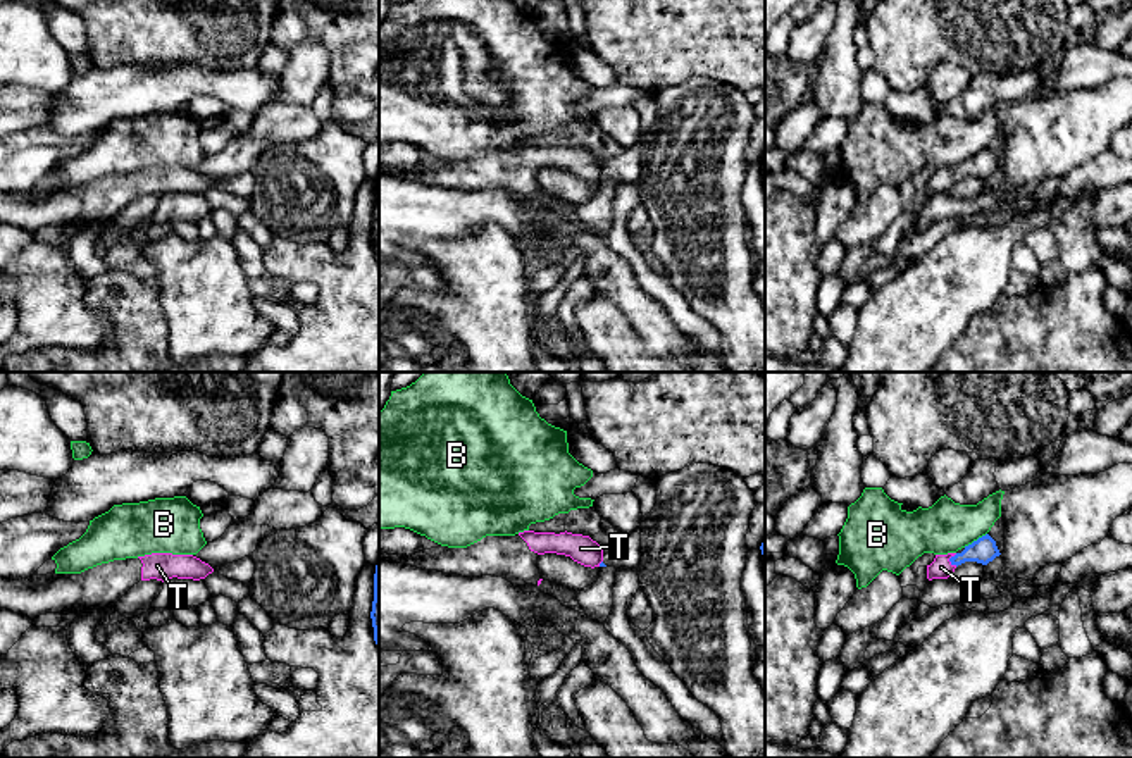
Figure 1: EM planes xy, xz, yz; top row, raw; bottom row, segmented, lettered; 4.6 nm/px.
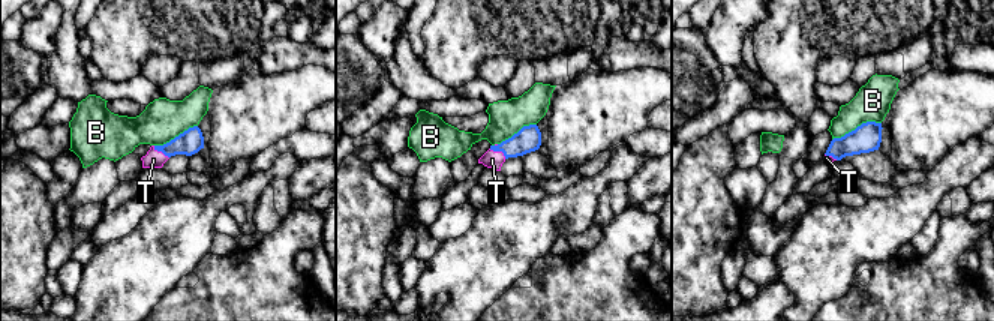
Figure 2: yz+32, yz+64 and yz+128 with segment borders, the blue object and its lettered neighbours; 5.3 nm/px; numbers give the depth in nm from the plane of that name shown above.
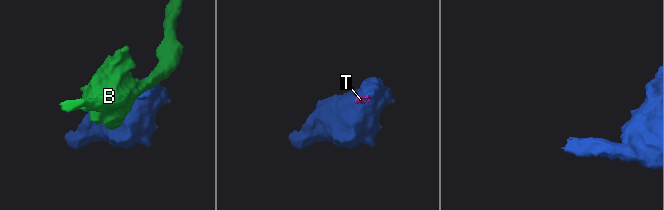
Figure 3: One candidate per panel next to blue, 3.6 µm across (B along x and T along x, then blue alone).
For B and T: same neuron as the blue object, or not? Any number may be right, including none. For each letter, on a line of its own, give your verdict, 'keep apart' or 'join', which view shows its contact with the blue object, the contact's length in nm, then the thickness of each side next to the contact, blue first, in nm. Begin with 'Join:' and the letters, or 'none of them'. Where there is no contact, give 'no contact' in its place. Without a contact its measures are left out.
Join: T
B: keep apart; contact in yz; length 130 nm; calibres 120 and 240 nm
T: join; contact in yz; length 70 nm; calibres 120 and 100 nm

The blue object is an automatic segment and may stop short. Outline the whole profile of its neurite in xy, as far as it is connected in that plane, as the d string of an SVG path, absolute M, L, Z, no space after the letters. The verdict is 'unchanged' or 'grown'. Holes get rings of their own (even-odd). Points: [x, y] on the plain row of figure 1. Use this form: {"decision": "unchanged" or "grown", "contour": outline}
{"decision": "unchanged", "contour": "M379 177L376 179L376 188L374 188L374 215L372 215L372 241L374 241L374 255L379 262Z"}

